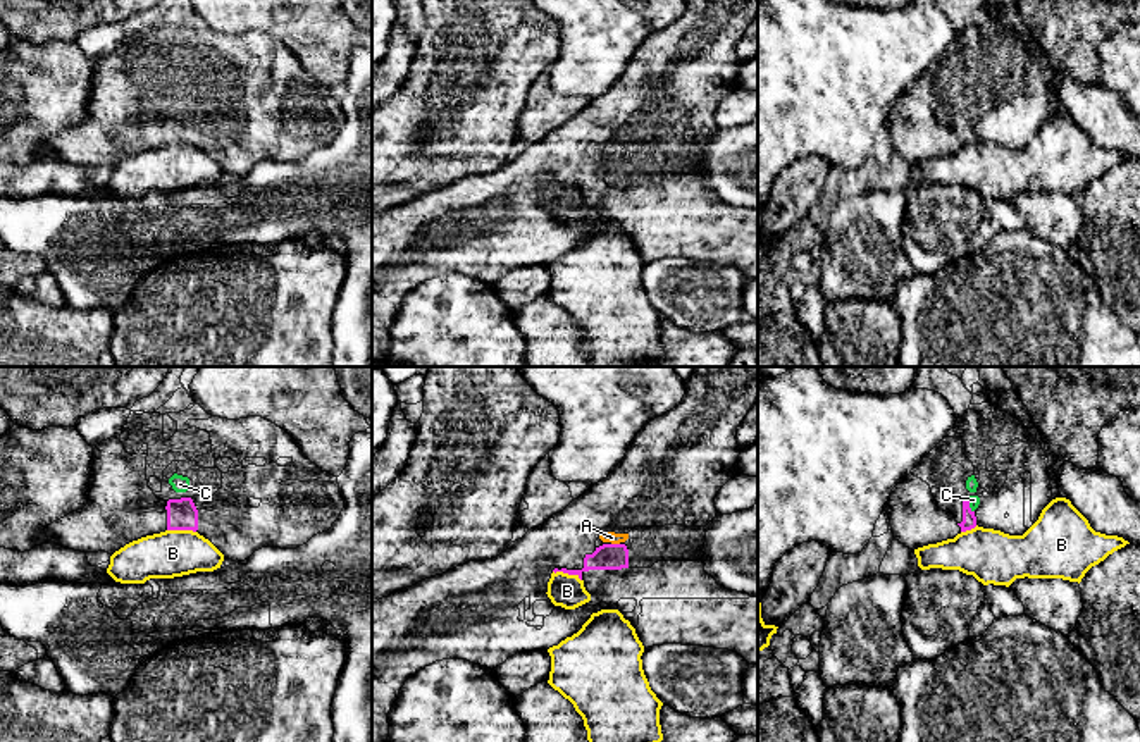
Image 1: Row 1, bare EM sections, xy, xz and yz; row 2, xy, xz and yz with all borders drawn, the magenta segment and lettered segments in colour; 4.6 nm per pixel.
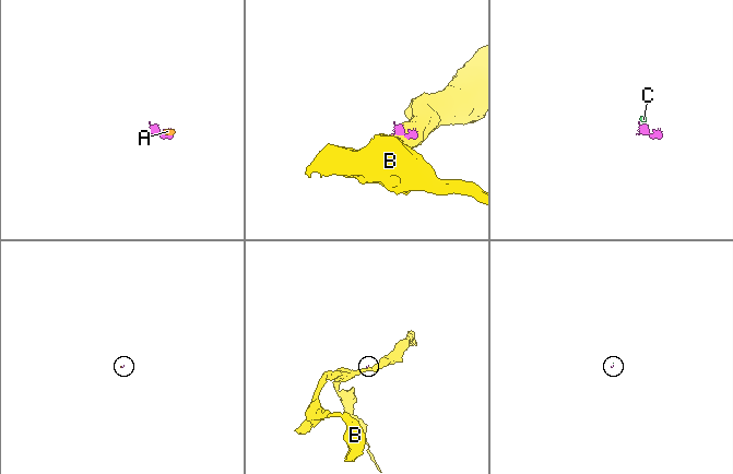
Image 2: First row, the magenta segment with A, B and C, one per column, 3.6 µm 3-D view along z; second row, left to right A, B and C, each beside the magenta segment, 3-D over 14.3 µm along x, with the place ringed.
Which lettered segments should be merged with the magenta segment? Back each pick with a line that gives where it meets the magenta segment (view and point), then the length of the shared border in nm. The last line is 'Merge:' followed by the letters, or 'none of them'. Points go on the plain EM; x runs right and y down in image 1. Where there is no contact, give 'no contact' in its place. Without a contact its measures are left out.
A: contact xz (615, 159); length 40 nm
C: contact yz (968, 119); length 80 nm
Merge: A, C

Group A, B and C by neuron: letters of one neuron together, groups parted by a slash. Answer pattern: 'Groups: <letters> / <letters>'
Groups: A C / B

